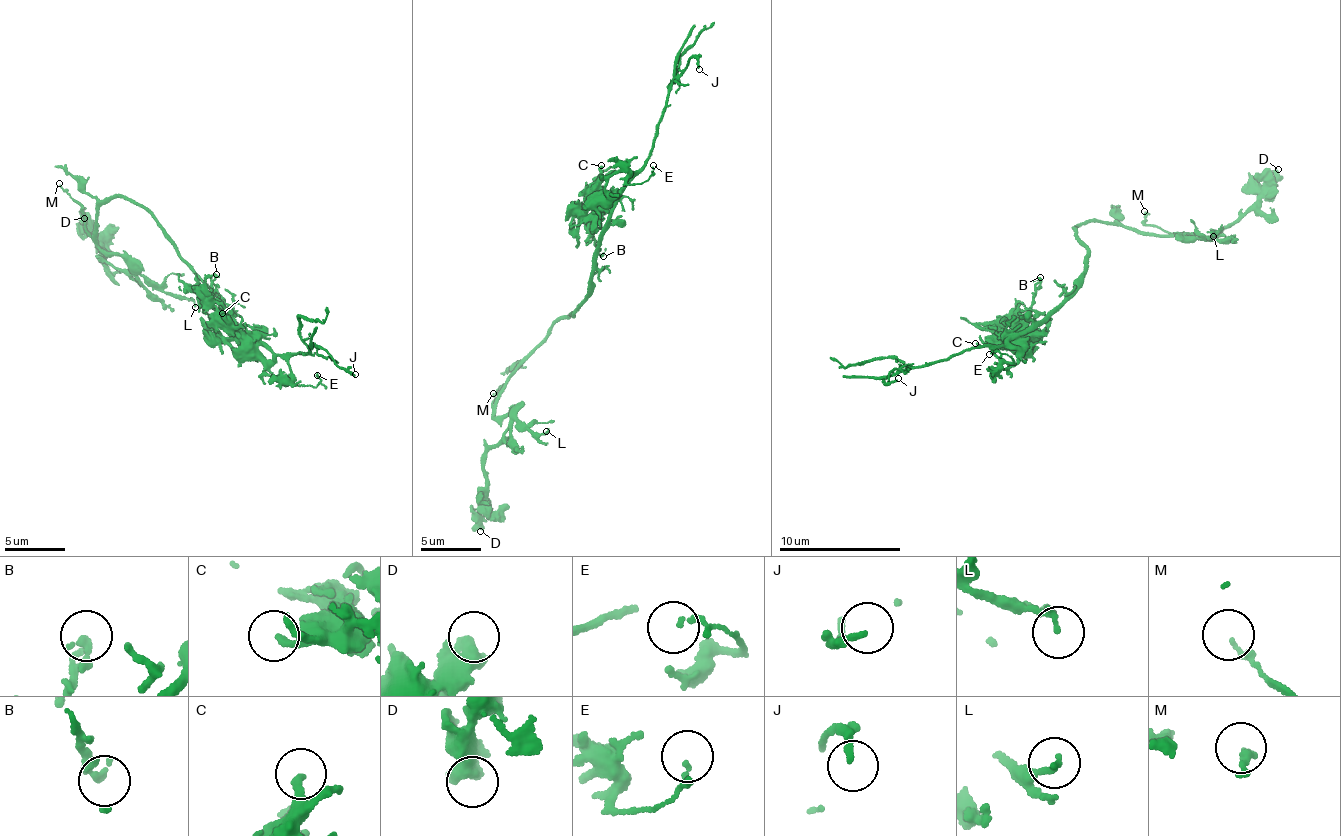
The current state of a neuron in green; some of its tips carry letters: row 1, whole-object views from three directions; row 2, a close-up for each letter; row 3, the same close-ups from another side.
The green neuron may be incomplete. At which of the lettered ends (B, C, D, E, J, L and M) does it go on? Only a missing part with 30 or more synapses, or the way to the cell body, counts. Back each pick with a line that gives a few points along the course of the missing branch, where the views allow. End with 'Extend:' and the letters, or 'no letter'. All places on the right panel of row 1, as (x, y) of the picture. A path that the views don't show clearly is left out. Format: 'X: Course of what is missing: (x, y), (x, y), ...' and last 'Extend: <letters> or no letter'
Extend: no letter

